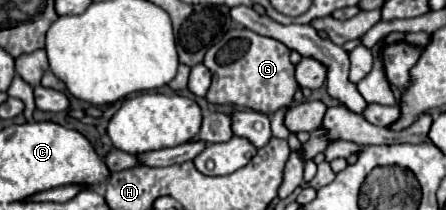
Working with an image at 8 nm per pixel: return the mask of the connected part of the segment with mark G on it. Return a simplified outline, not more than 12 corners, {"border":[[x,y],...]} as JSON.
{"border":[[247,28],[209,46],[211,104],[271,116],[297,90],[289,48]]}

